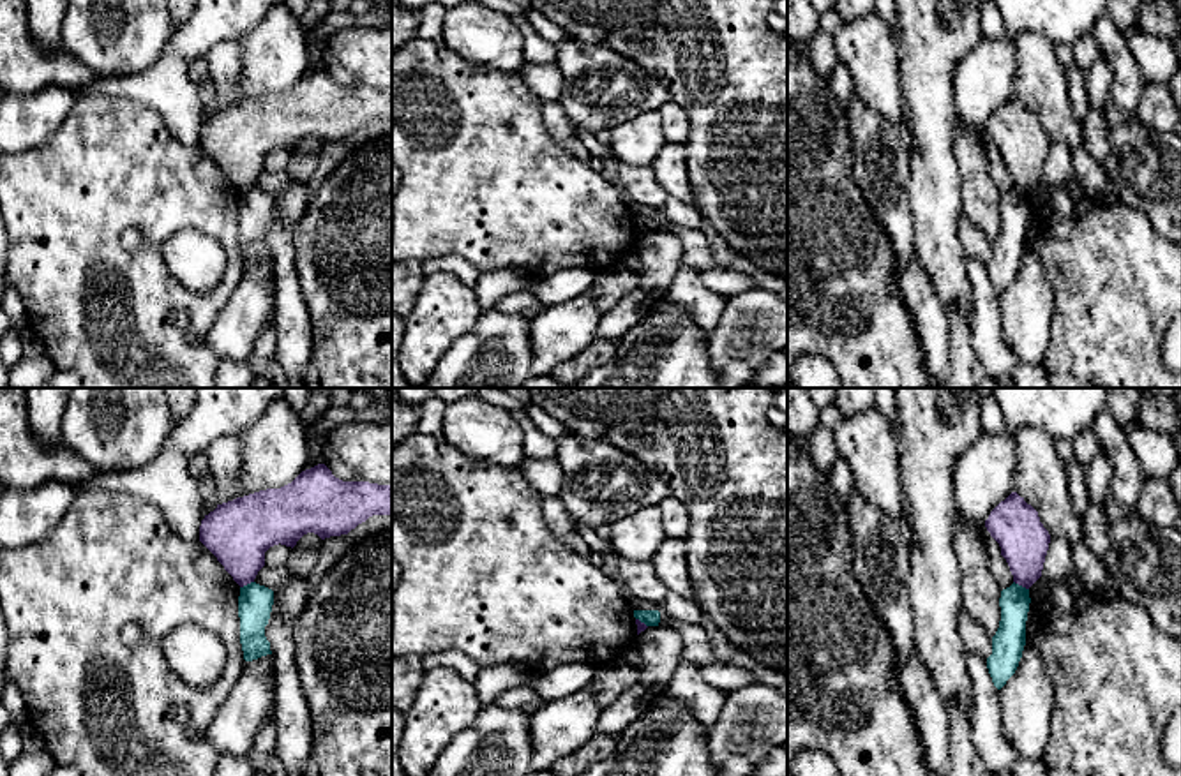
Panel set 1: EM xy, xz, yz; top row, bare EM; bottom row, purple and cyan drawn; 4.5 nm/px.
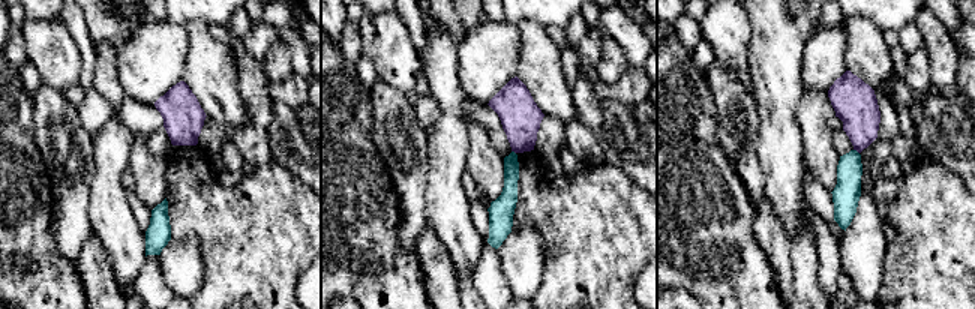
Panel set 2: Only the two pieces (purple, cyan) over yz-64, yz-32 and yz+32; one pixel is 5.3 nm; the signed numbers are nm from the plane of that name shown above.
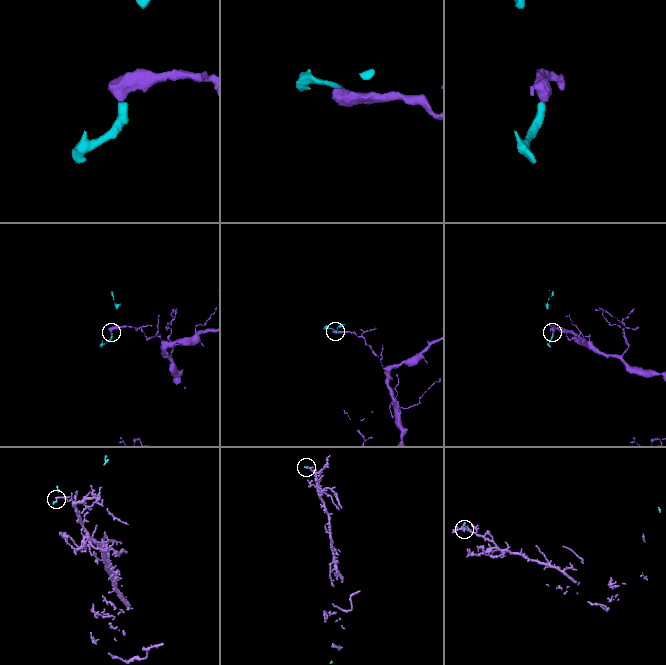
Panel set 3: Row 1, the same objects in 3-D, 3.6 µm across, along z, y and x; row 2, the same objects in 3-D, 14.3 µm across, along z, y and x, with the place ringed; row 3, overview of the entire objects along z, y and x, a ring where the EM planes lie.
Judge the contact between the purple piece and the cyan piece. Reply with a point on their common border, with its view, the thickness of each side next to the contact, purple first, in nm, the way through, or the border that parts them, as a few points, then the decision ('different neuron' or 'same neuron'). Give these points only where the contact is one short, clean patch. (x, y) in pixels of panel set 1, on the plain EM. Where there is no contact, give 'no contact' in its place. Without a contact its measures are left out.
yz (1021, 189) | 220/140 nm | along yz (1014, 186), (1028, 194) | different neuron

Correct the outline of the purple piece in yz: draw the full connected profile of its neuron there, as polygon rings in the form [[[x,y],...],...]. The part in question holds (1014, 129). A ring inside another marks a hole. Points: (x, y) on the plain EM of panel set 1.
[[[1012,97],[985,125],[990,141],[999,148],[1013,187],[1029,194],[1040,182],[1050,148],[1050,139],[1038,116]]]

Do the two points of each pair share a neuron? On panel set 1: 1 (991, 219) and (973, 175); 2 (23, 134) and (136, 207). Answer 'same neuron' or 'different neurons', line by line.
1: same neuron
2: different neurons

